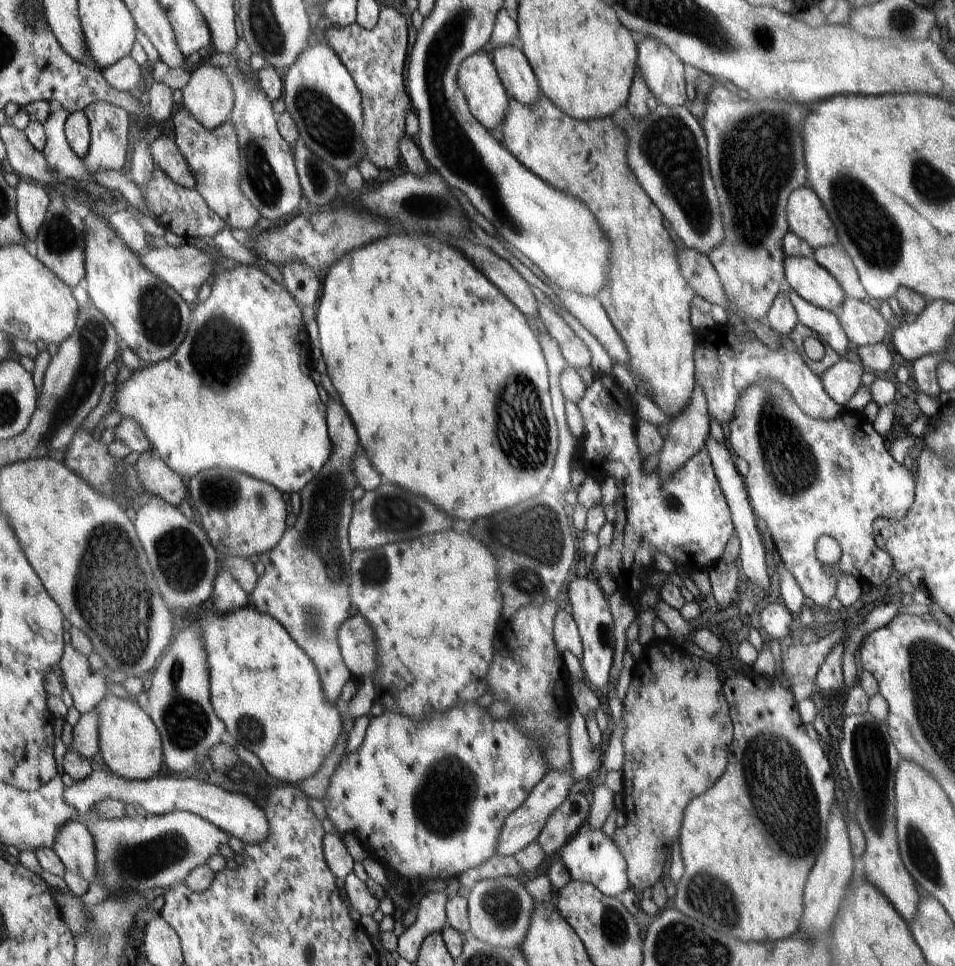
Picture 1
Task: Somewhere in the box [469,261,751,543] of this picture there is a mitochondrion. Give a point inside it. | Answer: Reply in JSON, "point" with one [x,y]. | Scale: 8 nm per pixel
{"point":[520,424]}

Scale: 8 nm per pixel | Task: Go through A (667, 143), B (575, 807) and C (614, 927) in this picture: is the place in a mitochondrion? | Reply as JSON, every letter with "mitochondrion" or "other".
{"A":"mitochondrion","B":"other","C":"mitochondrion"}

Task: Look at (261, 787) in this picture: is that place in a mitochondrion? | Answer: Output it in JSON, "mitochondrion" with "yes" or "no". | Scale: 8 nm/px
{"mitochondrion":"no"}

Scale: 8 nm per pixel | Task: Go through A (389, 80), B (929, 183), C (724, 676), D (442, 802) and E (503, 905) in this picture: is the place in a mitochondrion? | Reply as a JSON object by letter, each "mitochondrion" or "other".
{"A":"other","B":"mitochondrion","C":"other","D":"mitochondrion","E":"mitochondrion"}

